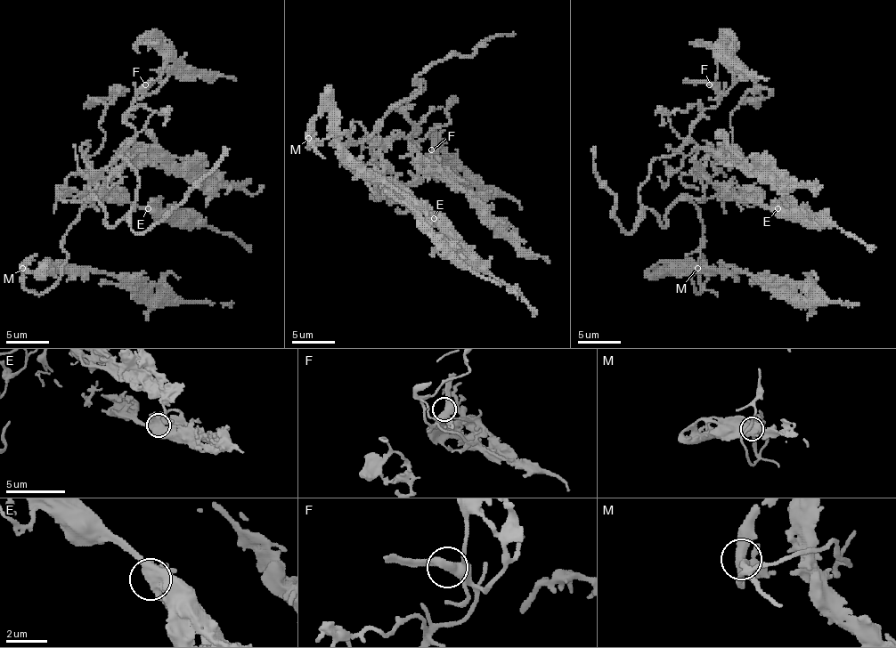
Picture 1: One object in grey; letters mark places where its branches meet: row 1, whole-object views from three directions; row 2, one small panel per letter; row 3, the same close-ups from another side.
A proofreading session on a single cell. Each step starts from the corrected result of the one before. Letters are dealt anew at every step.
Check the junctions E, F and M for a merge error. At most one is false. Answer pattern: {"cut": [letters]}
{"cut": []}

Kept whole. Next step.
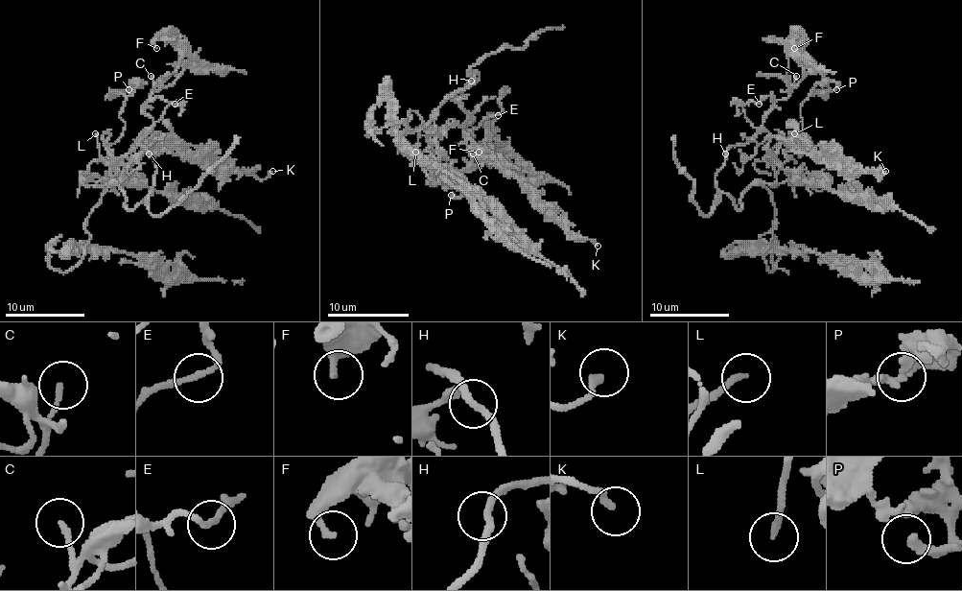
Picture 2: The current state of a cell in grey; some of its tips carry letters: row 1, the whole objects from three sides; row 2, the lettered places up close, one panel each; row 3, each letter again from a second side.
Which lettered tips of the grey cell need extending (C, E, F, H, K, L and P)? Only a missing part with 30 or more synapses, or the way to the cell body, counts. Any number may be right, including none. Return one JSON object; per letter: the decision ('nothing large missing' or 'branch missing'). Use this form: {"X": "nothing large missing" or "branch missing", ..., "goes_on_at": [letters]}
{"C": "nothing large missing", "E": "nothing large missing", "F": "nothing large missing", "H": "nothing large missing", "K": "nothing large missing", "L": "nothing large missing", "P": "nothing large missing", "goes_on_at": []}

